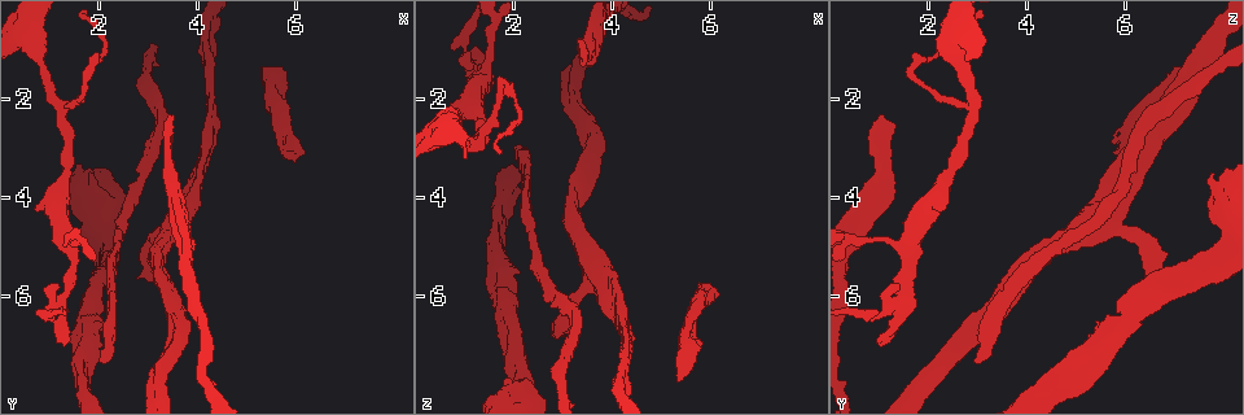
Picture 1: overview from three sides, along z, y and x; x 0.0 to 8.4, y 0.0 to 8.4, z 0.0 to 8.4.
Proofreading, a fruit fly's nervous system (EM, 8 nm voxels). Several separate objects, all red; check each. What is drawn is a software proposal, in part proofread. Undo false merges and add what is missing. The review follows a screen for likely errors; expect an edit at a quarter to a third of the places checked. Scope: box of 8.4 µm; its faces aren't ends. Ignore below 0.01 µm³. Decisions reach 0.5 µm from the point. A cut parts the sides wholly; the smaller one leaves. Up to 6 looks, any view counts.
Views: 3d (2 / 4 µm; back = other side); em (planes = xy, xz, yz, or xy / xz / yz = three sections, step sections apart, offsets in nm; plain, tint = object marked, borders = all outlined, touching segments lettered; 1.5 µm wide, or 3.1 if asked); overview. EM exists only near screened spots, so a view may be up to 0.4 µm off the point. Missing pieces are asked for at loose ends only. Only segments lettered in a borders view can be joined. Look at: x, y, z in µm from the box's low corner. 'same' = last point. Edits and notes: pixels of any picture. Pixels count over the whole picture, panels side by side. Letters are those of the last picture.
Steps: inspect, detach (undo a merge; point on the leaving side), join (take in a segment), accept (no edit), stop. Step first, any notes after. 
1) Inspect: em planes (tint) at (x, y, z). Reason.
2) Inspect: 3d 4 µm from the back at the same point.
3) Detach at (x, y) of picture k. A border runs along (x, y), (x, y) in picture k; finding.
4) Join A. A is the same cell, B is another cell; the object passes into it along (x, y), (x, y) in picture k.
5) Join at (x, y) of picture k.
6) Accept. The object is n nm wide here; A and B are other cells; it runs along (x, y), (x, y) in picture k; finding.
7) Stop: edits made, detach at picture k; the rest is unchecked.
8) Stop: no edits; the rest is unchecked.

Inspect: em xy step 8 (borders) at (2.00, 7.30, 2.95).

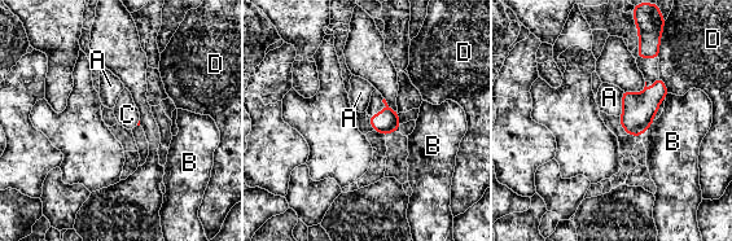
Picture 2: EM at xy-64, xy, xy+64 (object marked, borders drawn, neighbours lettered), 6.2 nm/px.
Inspect: em planes (borders) at the same point. Another direction.

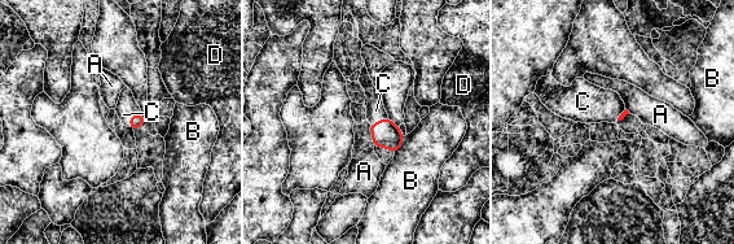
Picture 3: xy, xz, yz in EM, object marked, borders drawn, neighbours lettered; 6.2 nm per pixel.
Join C. C is the same cell, A, B and D are other cells; the object passes into it along (136, 121), (131, 116), (127, 105) in picture 3; it goes on there.

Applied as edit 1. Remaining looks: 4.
Inspect: overview. Redraw.

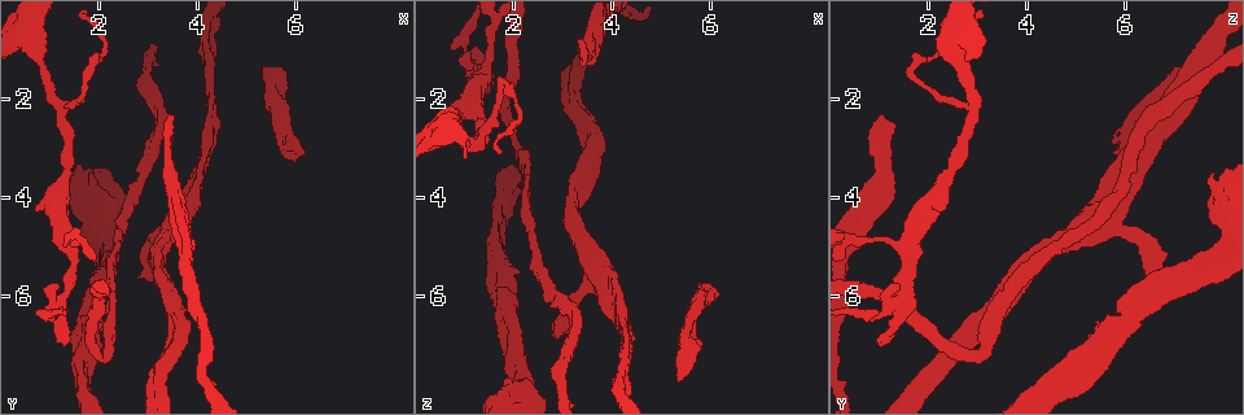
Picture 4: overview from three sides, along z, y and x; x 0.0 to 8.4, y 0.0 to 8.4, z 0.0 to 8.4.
Inspect: em planes (borders) at (1.25, 7.00, 1.05).

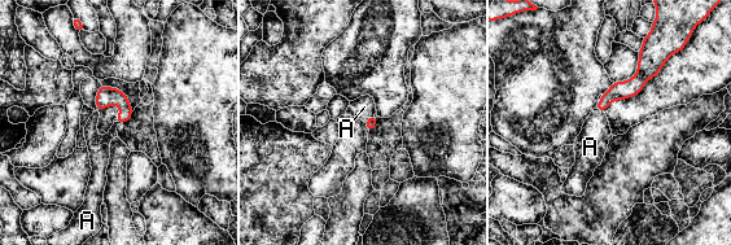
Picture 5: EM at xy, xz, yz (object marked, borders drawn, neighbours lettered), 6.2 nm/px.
Join A. A is the same cell; it goes on there.

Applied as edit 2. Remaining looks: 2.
Inspect: overview. Redraw.

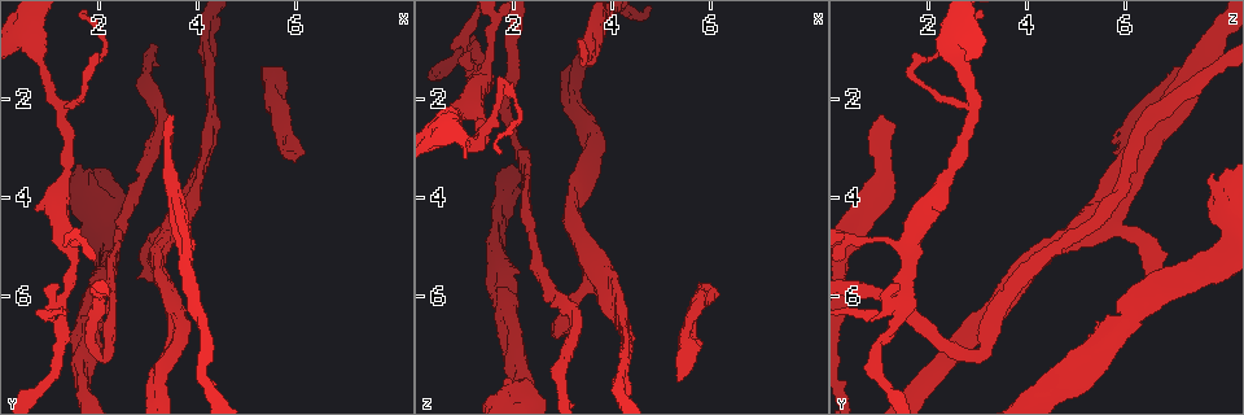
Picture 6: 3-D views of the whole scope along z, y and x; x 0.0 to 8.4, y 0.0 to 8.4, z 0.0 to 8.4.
Inspect: em planes (borders) at (5.95, 3.15, 5.75). An open end.

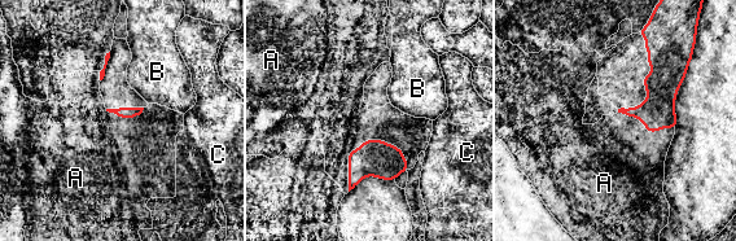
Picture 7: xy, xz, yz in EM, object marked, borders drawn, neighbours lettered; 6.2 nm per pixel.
Accept. A, B and C are other cells; a border runs along (402, 149), (351, 149), (347, 191) in picture 7; no lettered segment goes on from it.

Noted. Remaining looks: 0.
Stop: edits made, join at picture 3, join at picture 5; the rest is unchecked.

